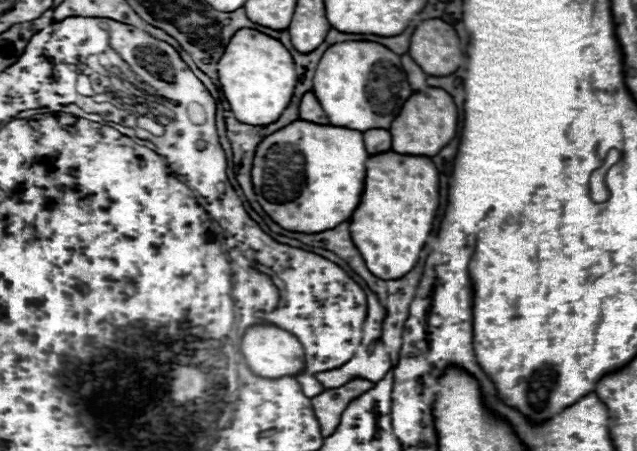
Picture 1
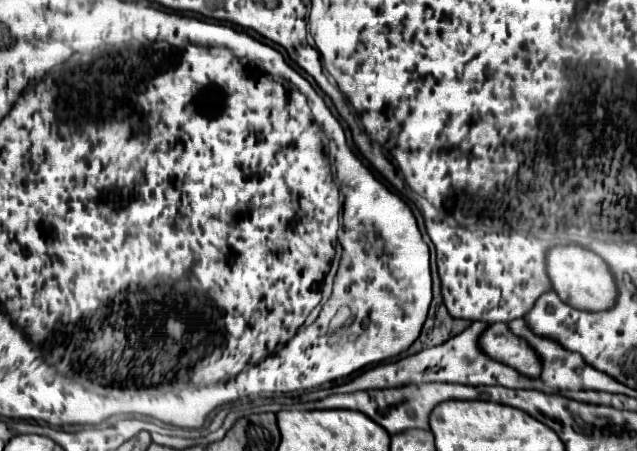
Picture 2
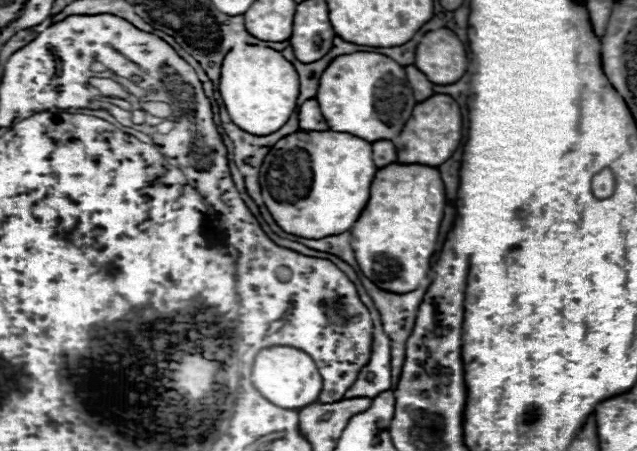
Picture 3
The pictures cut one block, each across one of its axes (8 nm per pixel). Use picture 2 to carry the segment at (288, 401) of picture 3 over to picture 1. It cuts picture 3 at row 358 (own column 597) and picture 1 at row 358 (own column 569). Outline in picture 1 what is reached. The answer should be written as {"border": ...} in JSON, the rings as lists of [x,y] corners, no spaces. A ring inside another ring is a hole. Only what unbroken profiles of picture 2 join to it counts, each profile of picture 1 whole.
{"border":[[[254,324],[254,326],[246,328],[242,342],[240,342],[240,350],[242,350],[248,366],[260,376],[268,376],[268,378],[280,378],[286,374],[294,376],[304,366],[304,348],[298,342],[298,338],[294,334],[290,334],[288,330],[282,330],[274,324]]]}

